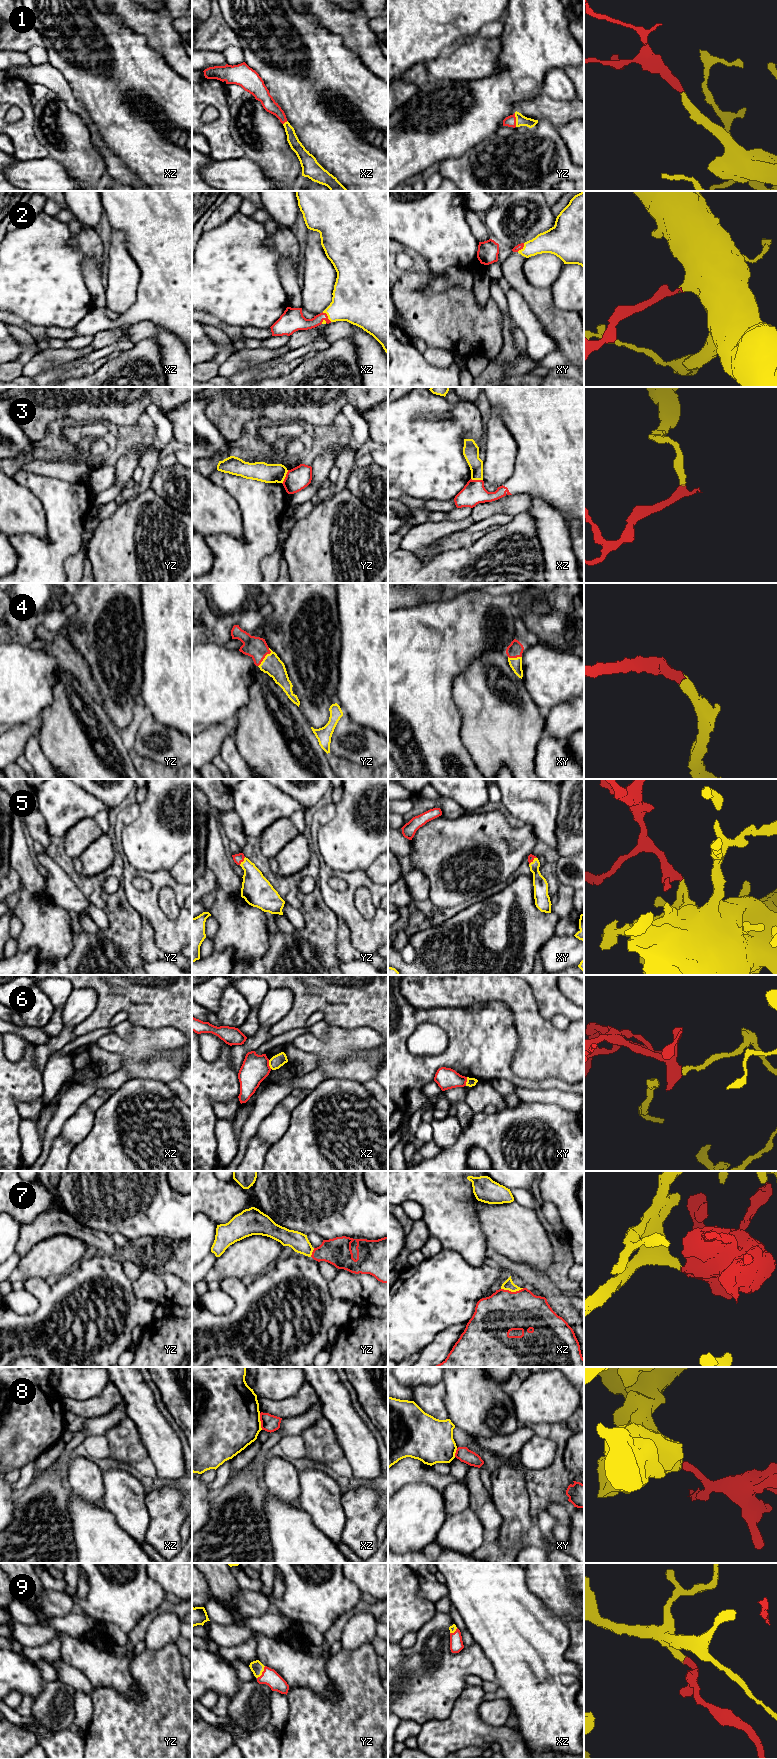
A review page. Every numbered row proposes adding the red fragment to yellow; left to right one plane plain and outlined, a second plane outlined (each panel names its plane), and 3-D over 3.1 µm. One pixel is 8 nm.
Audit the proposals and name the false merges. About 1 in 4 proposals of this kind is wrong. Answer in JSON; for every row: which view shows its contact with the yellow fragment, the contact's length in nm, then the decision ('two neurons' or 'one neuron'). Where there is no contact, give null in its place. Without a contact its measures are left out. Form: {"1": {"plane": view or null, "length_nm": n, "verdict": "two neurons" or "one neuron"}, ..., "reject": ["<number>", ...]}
{"1": {"plane": "yz", "length_nm": 110, "verdict": "one neuron"}, "2": {"plane": "xz", "length_nm": 110, "verdict": "one neuron"}, "3": {"plane": "yz", "length_nm": 120, "verdict": "two neurons"}, "4": {"plane": "yz", "length_nm": 180, "verdict": "one neuron"}, "5": {"plane": "yz", "length_nm": 80, "verdict": "one neuron"}, "6": {"plane": "xz", "length_nm": 80, "verdict": "two neurons"}, "7": {"plane": "xz", "length_nm": 180, "verdict": "one neuron"}, "8": {"plane": "xz", "length_nm": 140, "verdict": "two neurons"}, "9": {"plane": "yz", "length_nm": 120, "verdict": "one neuron"}, "reject": ["3", "6", "8"]}

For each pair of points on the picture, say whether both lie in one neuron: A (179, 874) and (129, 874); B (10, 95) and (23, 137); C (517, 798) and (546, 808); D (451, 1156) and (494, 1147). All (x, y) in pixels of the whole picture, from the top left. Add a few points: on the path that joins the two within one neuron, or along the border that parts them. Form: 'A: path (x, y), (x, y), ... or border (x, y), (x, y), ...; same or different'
A: border (168, 870), (181, 884); different
B: path (21, 103), (26, 108), (26, 122), (24, 126); same
C: path (524, 798), (530, 798), (539, 806); same
D: path (462, 1147), (468, 1141), (483, 1141); same

